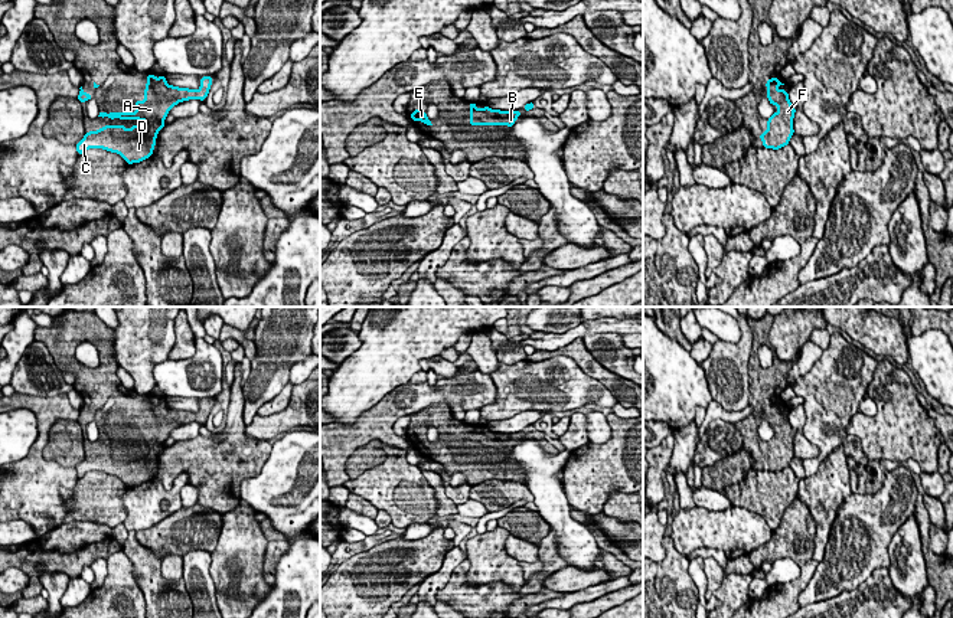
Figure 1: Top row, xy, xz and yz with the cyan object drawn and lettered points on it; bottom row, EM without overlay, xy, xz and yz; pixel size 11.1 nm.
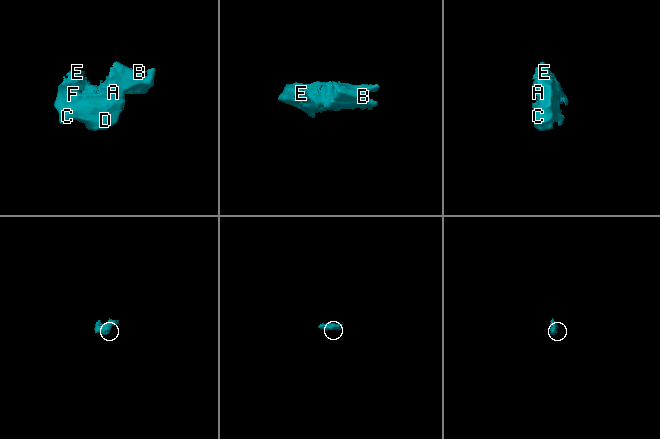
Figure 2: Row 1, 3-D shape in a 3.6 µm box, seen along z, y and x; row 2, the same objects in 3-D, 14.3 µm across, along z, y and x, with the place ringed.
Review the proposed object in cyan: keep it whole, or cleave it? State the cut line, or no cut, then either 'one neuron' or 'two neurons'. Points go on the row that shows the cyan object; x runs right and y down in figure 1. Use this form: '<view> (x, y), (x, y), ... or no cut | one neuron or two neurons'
no cut | one neuron

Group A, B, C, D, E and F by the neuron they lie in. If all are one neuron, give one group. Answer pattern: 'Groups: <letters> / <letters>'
Groups: A B C D E F

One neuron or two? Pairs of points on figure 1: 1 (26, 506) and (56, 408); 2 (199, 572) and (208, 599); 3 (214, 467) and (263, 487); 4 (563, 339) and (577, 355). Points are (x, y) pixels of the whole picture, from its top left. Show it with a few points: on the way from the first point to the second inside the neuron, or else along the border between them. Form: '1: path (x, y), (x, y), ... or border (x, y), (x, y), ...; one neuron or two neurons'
1: path (33, 481), (38, 447), (43, 432); one neuron
2: path (199, 579), (199, 587), (204, 592); one neuron
3: border (268, 455), (263, 468), (241, 483), (240, 499); two neurons
4: border (581, 336), (547, 352); two neurons

